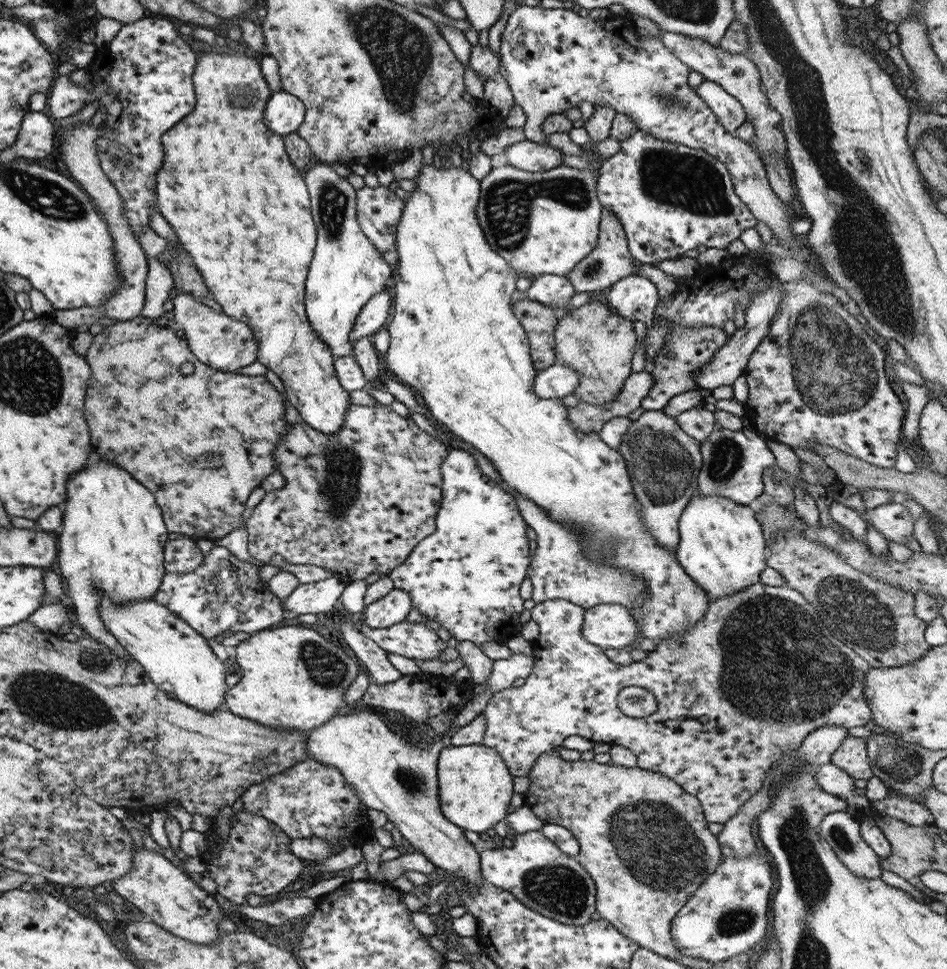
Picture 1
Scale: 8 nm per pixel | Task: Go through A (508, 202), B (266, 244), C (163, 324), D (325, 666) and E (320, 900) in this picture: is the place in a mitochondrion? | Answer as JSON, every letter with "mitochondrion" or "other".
{"A":"mitochondrion","B":"other","C":"other","D":"mitochondrion","E":"other"}

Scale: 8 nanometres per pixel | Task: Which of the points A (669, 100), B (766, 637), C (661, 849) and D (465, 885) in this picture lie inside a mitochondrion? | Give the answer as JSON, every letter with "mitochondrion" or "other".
{"A":"mitochondrion","B":"mitochondrion","C":"mitochondrion","D":"other"}

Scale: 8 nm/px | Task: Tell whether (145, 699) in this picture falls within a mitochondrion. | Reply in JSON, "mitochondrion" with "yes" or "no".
{"mitochondrion":"no"}

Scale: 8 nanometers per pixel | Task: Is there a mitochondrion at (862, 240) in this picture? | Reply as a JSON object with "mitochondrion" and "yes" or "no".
{"mitochondrion":"yes"}

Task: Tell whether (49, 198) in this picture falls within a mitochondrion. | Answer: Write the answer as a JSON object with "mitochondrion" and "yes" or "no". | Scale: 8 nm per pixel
{"mitochondrion":"yes"}

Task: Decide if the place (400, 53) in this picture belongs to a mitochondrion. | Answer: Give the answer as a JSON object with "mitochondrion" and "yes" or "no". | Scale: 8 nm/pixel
{"mitochondrion":"yes"}

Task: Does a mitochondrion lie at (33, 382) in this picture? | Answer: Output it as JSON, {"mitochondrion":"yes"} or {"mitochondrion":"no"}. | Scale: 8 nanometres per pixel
{"mitochondrion":"yes"}

